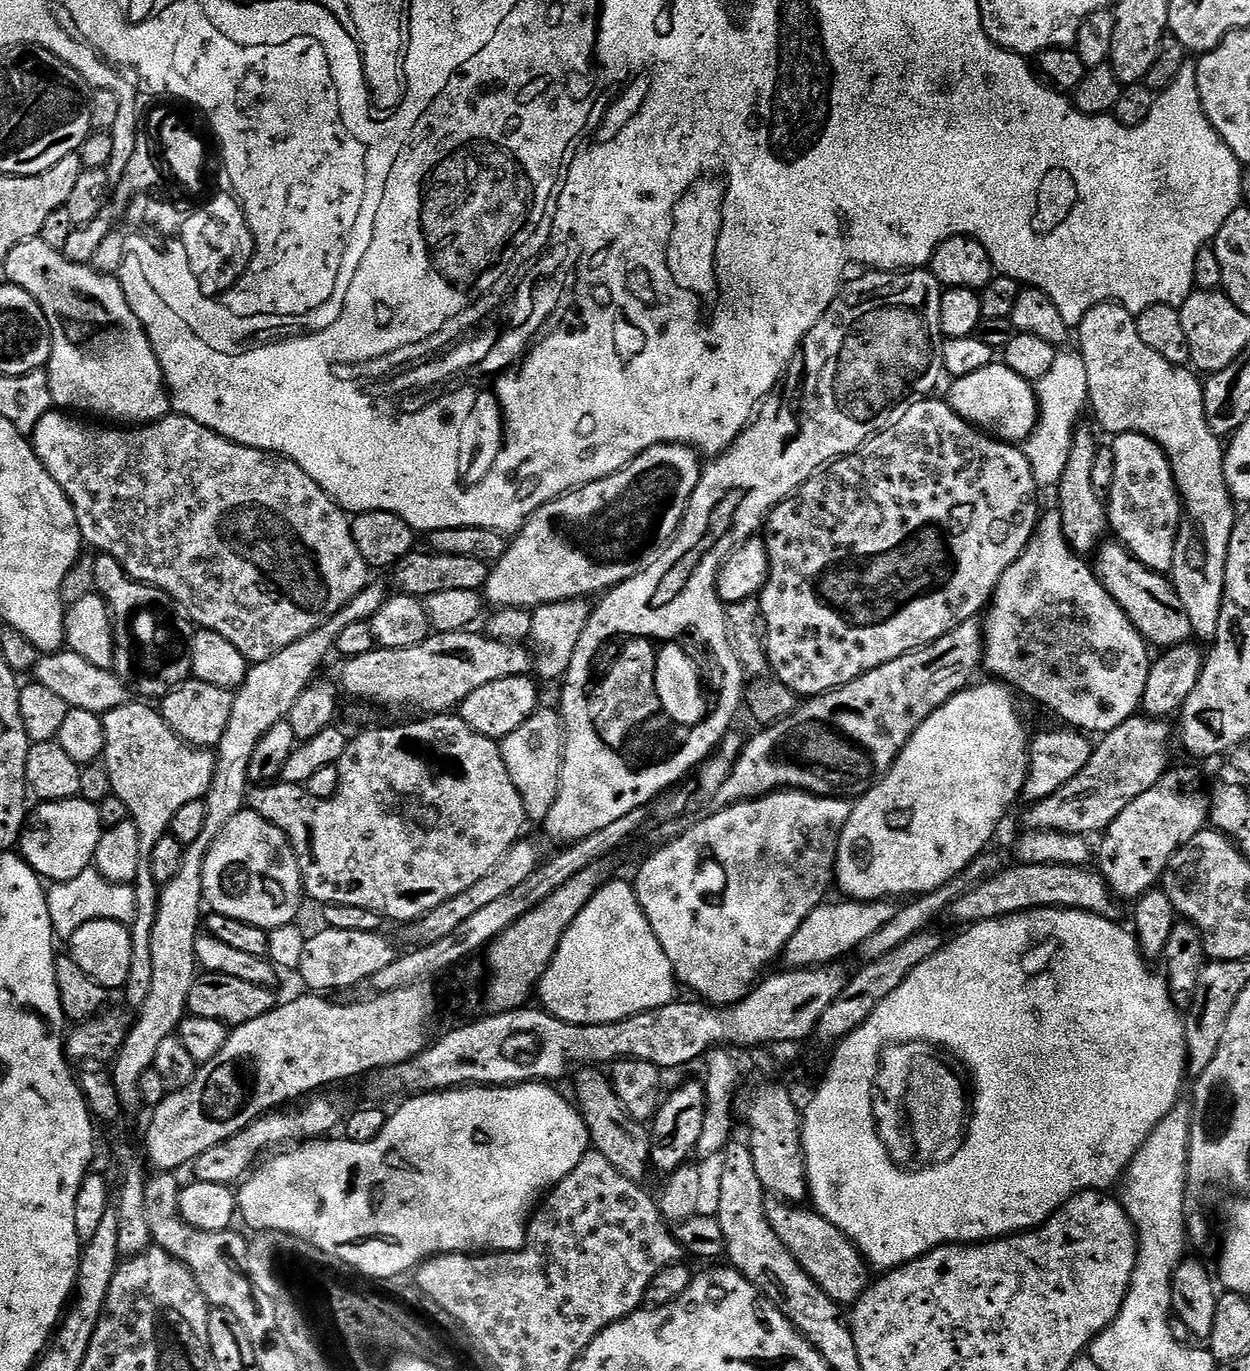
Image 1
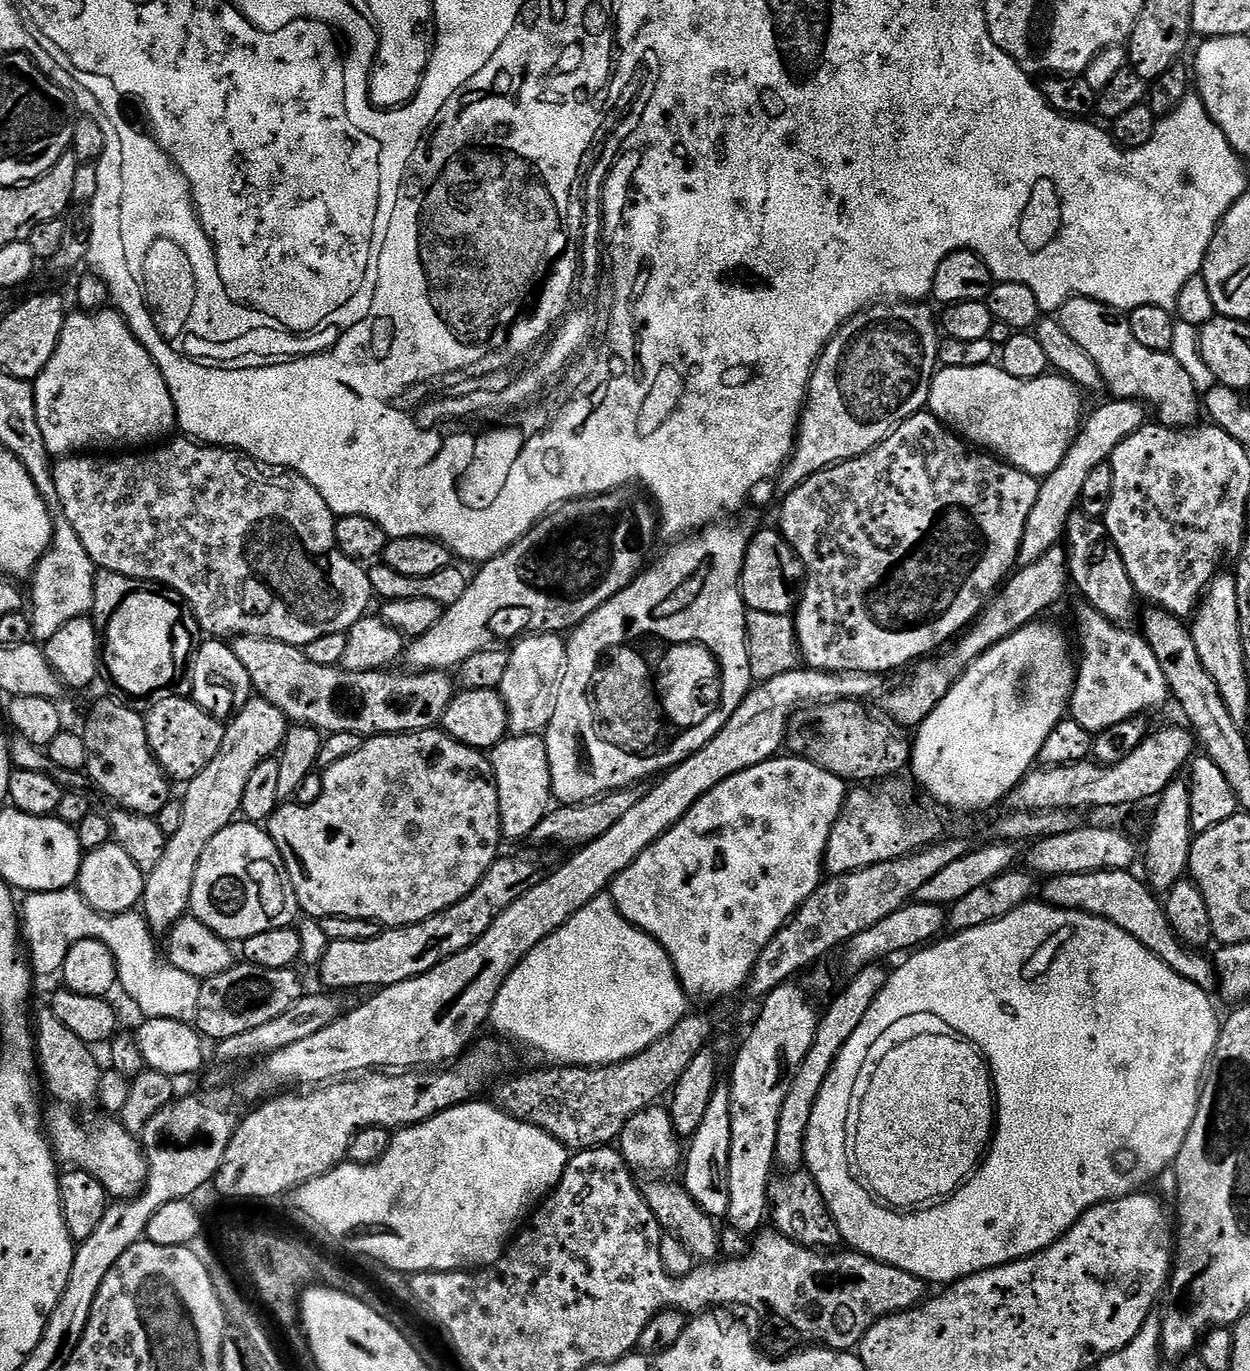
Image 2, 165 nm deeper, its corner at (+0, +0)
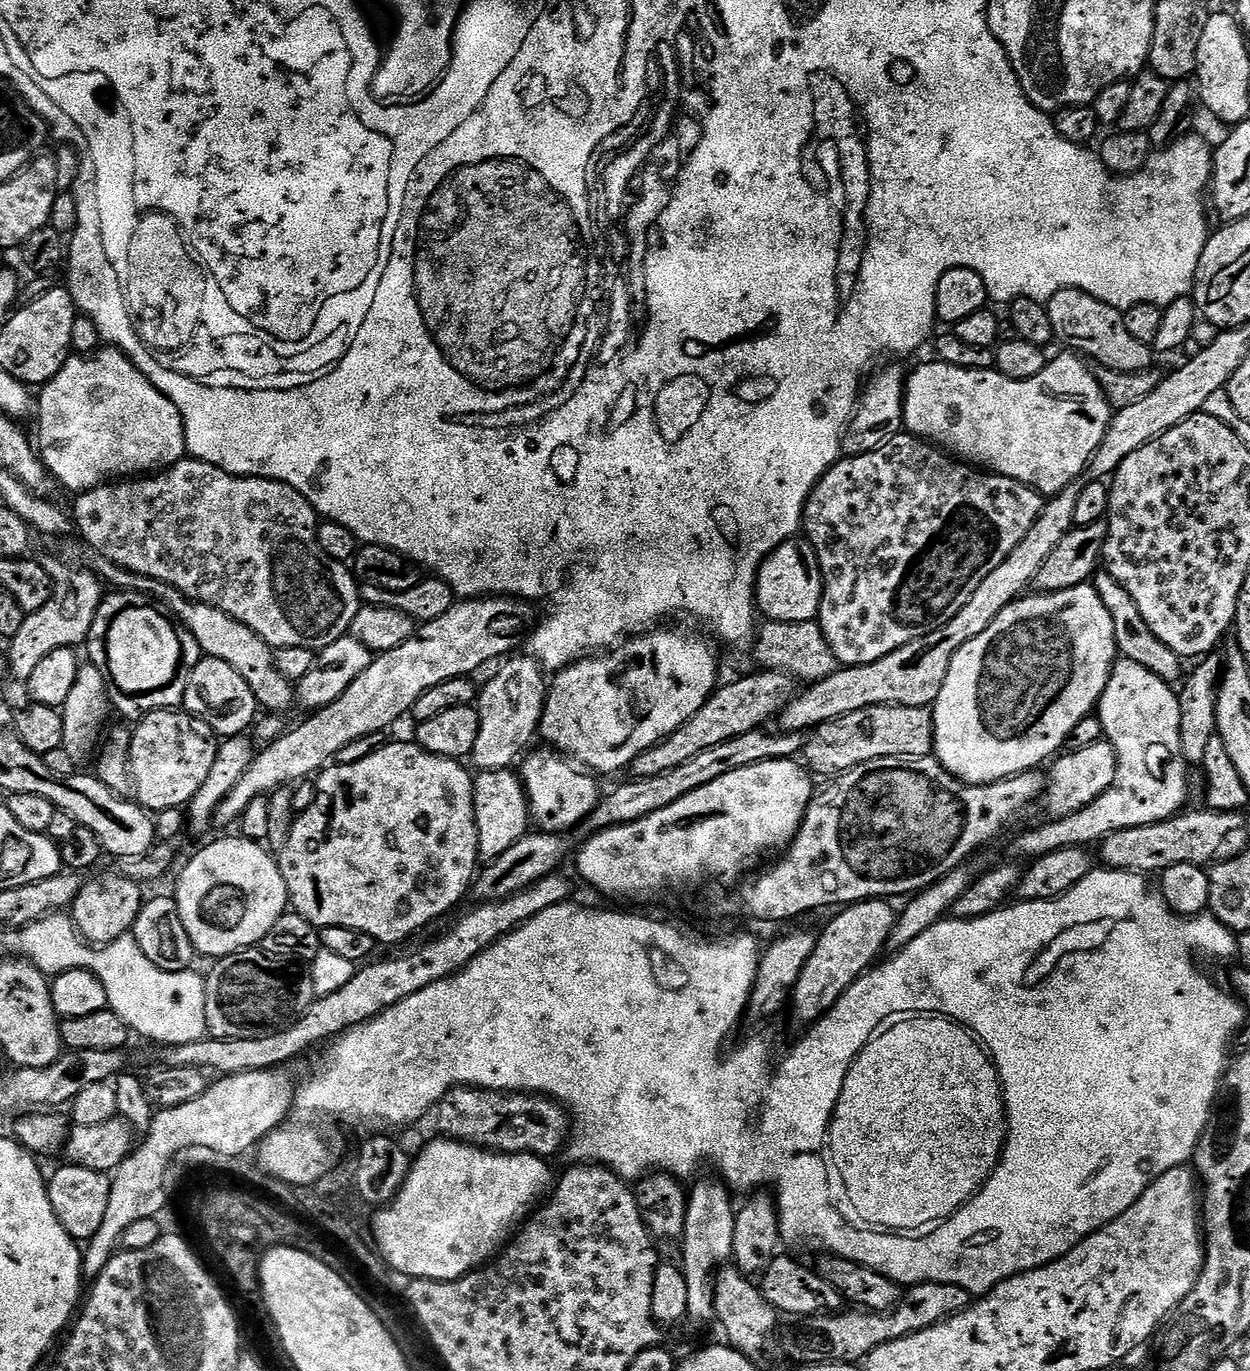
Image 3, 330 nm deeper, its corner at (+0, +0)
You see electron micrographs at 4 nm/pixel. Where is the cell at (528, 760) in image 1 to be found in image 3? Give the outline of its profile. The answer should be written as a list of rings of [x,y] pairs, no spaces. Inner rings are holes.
[[[503,768],[480,772],[473,779],[474,814],[478,826],[478,850],[480,859],[484,862],[497,860],[514,842],[518,842],[530,831],[530,805],[528,791],[524,788],[523,779],[515,776],[515,771]]]

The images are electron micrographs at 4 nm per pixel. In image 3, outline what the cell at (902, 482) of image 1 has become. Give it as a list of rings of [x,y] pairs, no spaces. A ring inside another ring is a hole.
[[[911,434],[889,436],[873,452],[863,452],[861,456],[845,455],[837,460],[814,486],[804,507],[802,525],[803,535],[812,543],[818,554],[820,573],[824,579],[818,623],[822,634],[826,634],[826,642],[830,642],[830,650],[834,650],[837,661],[850,668],[873,664],[878,662],[878,658],[886,658],[886,654],[946,626],[946,622],[950,622],[954,614],[958,614],[958,610],[962,610],[962,606],[966,606],[966,602],[974,598],[978,586],[986,582],[986,577],[997,566],[1002,566],[1002,562],[1006,562],[1006,558],[1010,558],[1012,551],[1020,545],[1022,538],[1030,534],[1030,526],[1034,526],[1045,503],[1045,497],[1030,485],[1018,482],[1009,476],[1000,476],[991,470],[981,470],[959,458],[953,458],[937,445]]]

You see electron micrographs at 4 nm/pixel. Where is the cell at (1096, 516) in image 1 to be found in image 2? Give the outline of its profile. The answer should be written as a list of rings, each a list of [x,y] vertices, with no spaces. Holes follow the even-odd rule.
[[[1073,512],[1066,533],[1066,551],[1071,583],[1084,595],[1086,603],[1115,624],[1131,625],[1138,616],[1136,587],[1126,574],[1126,562],[1122,562],[1122,554],[1118,554],[1103,519],[1089,520],[1083,512]]]

